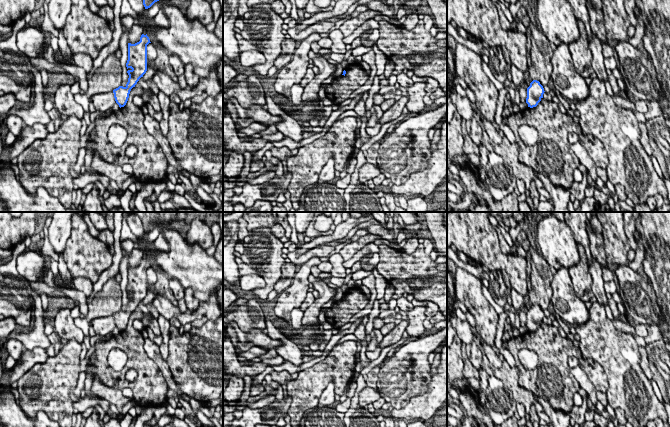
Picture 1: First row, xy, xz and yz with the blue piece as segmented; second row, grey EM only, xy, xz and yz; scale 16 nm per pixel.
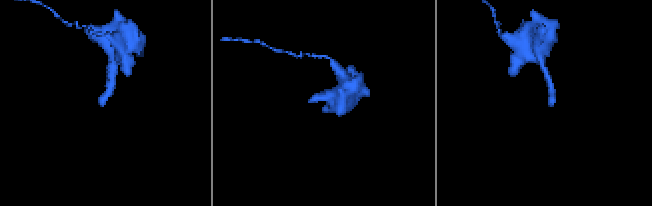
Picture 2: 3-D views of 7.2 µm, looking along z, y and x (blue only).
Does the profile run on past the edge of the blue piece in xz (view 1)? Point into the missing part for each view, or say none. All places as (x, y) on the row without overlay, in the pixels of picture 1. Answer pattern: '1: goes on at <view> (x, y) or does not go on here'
1: does not go on here

